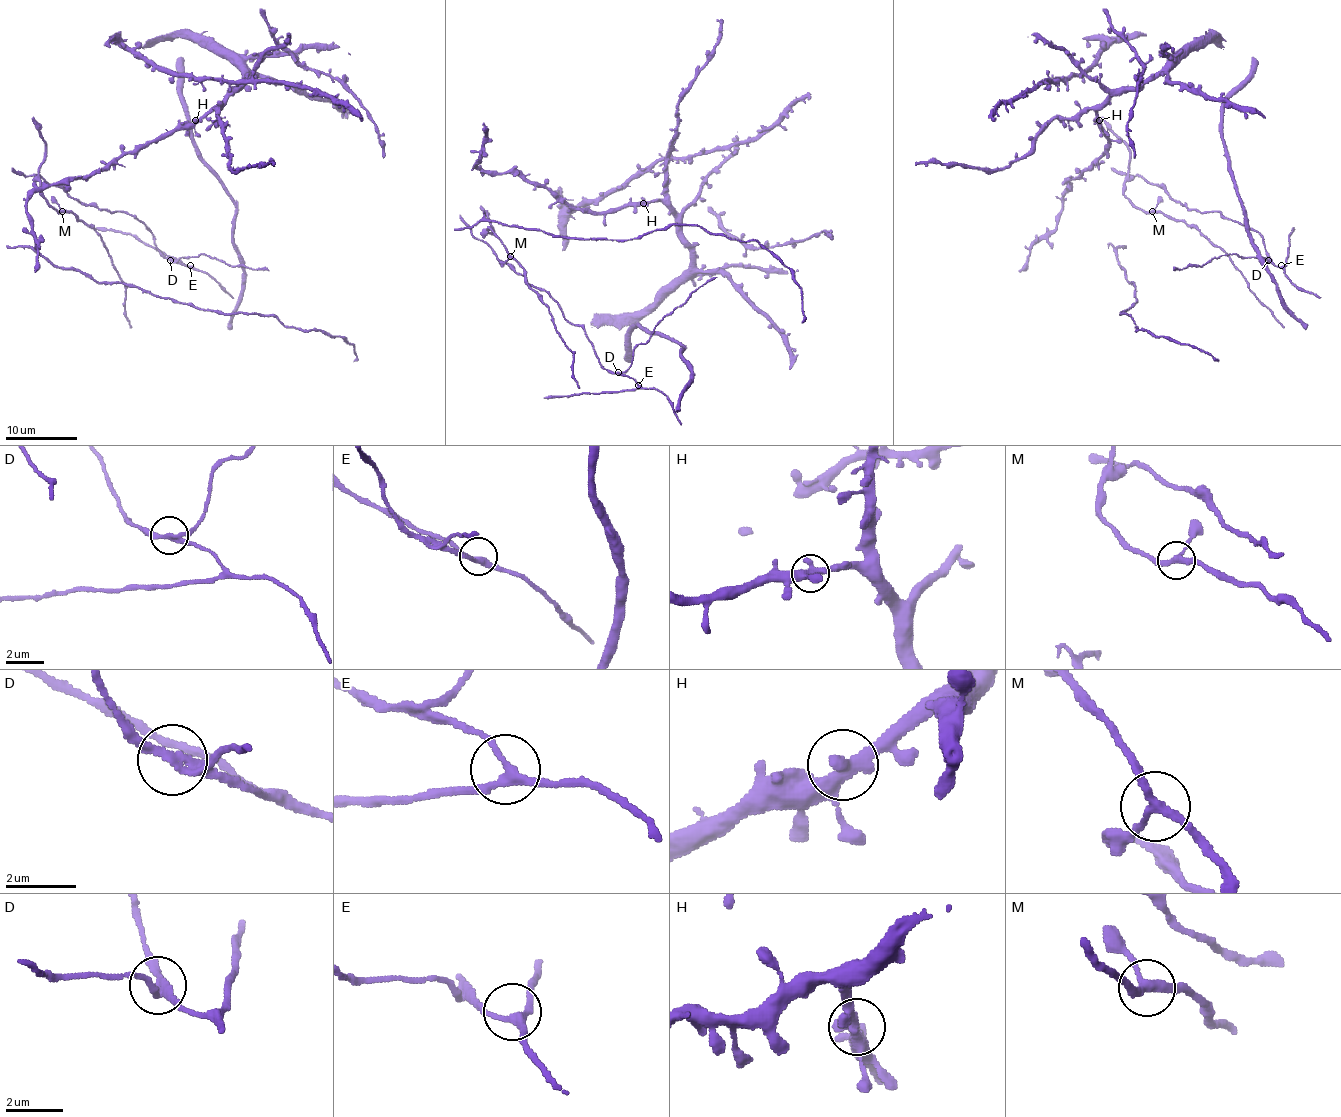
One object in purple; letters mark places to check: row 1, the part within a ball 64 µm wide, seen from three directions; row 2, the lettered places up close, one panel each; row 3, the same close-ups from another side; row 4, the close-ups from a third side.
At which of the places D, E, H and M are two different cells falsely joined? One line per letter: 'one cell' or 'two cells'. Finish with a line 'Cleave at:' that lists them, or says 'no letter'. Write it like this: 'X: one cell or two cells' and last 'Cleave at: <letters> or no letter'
D: two cells
E: one cell
H: one cell
M: one cell
Cleave at: D

